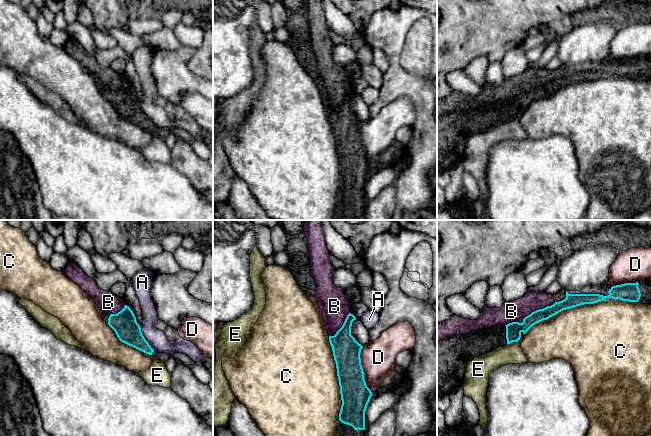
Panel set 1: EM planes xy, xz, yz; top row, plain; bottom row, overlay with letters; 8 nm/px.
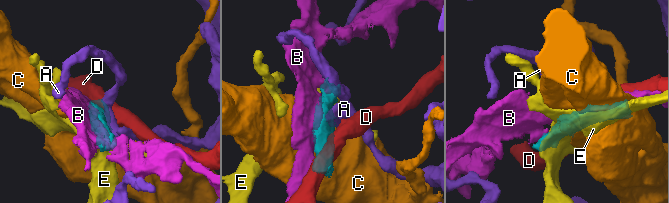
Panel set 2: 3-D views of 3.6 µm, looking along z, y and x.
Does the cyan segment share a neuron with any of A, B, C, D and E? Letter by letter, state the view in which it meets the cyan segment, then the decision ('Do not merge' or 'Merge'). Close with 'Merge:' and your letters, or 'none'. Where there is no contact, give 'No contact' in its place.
A: Touches cyan in xy. Do not merge
B: Touches cyan in yz. Do not merge
C: Touches cyan in yz. Do not merge
D: Touches cyan in xz. Do not merge
E: Touches cyan in yz. Do not merge
Merge: none

